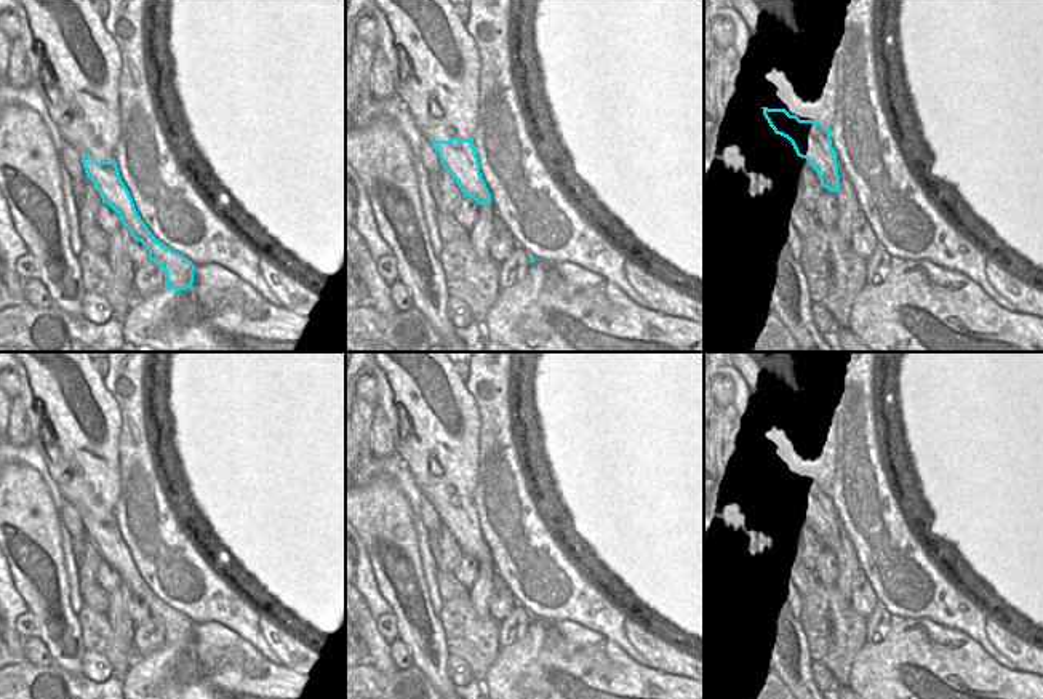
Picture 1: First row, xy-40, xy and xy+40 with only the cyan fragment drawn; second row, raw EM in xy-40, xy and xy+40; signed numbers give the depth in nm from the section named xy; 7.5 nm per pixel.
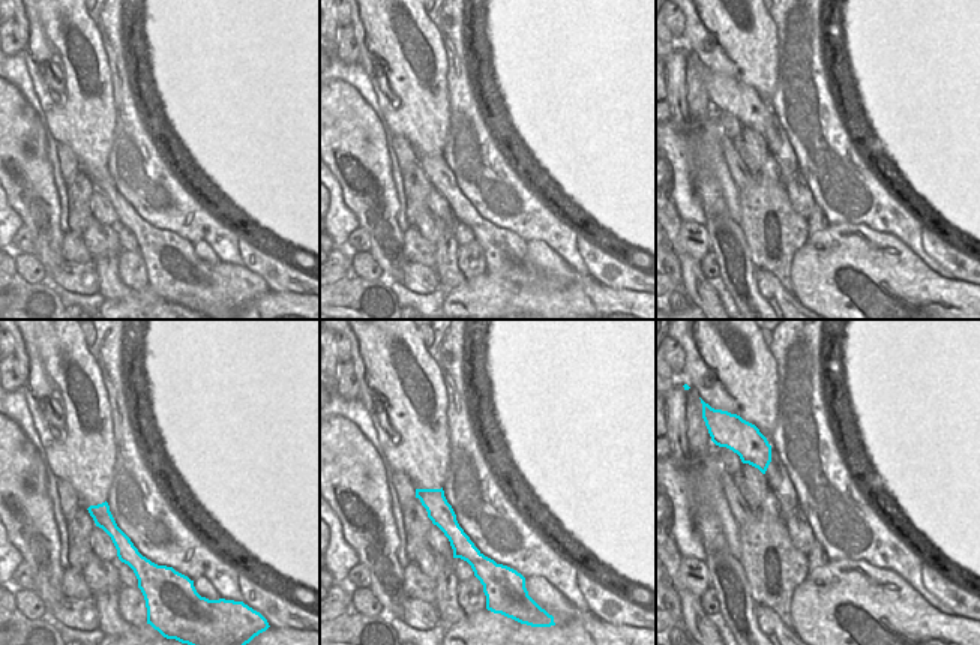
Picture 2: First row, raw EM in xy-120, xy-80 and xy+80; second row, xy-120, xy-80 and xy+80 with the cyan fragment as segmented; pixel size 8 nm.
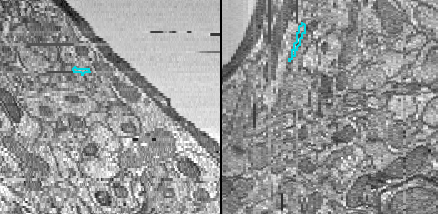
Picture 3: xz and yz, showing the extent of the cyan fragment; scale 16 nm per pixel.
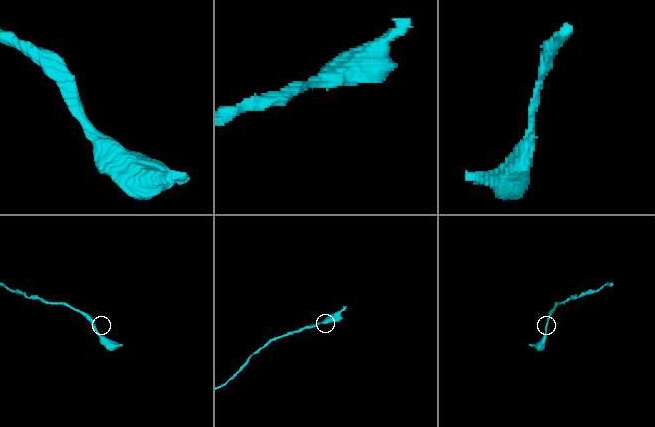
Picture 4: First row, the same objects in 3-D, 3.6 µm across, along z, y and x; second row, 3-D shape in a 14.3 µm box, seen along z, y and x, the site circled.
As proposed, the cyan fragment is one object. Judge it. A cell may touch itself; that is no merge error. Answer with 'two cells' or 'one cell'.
one cell

